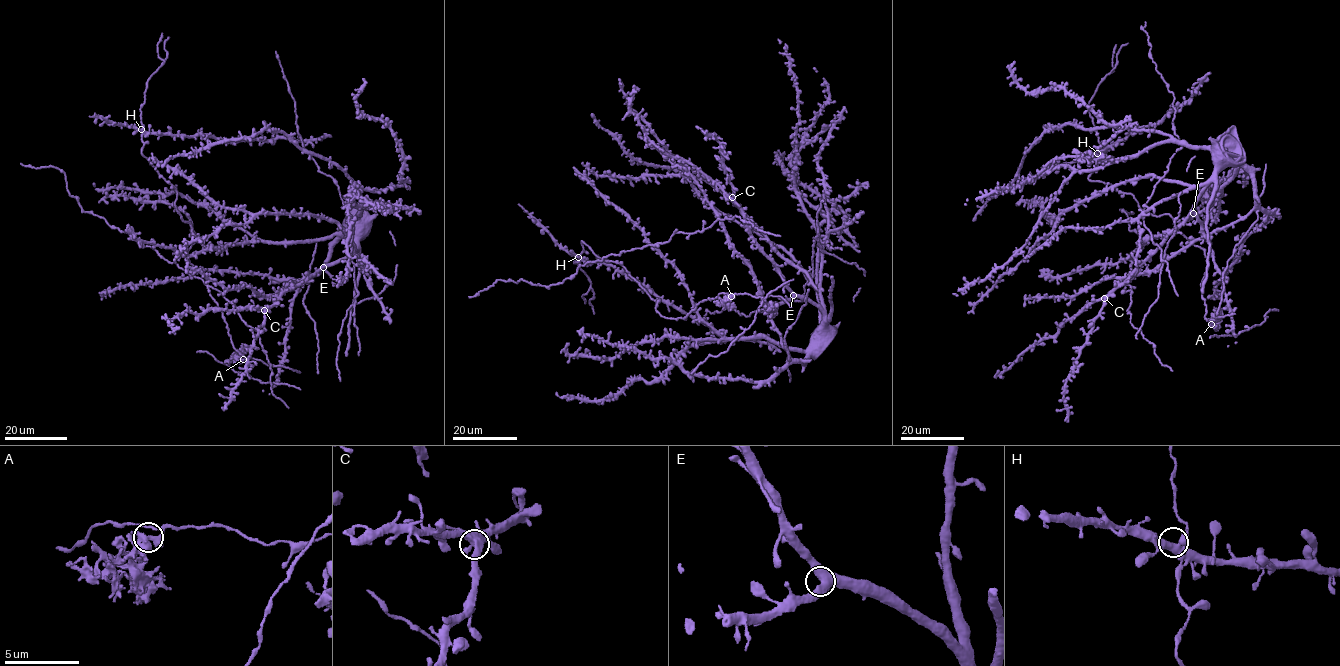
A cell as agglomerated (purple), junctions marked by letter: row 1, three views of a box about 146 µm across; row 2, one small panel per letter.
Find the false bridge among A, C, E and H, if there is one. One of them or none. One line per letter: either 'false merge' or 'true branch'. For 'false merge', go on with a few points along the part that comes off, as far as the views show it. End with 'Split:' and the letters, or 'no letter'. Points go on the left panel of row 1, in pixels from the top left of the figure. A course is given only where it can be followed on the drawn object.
A: false merge | (243, 359), (240, 356), (241, 343)
C: true branch
E: true branch
H: true branch
Split: A

